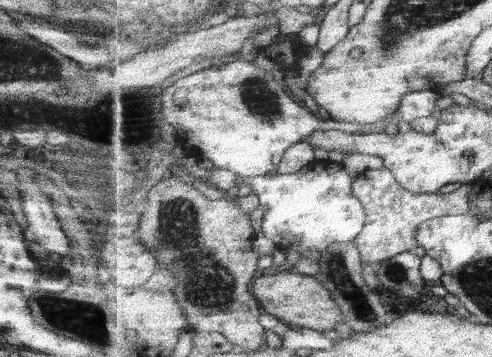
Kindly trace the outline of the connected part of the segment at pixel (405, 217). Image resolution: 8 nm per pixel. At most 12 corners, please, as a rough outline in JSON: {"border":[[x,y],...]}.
{"border":[[390,168],[358,174],[363,264],[420,246],[417,228],[467,214],[473,183],[415,194]]}

